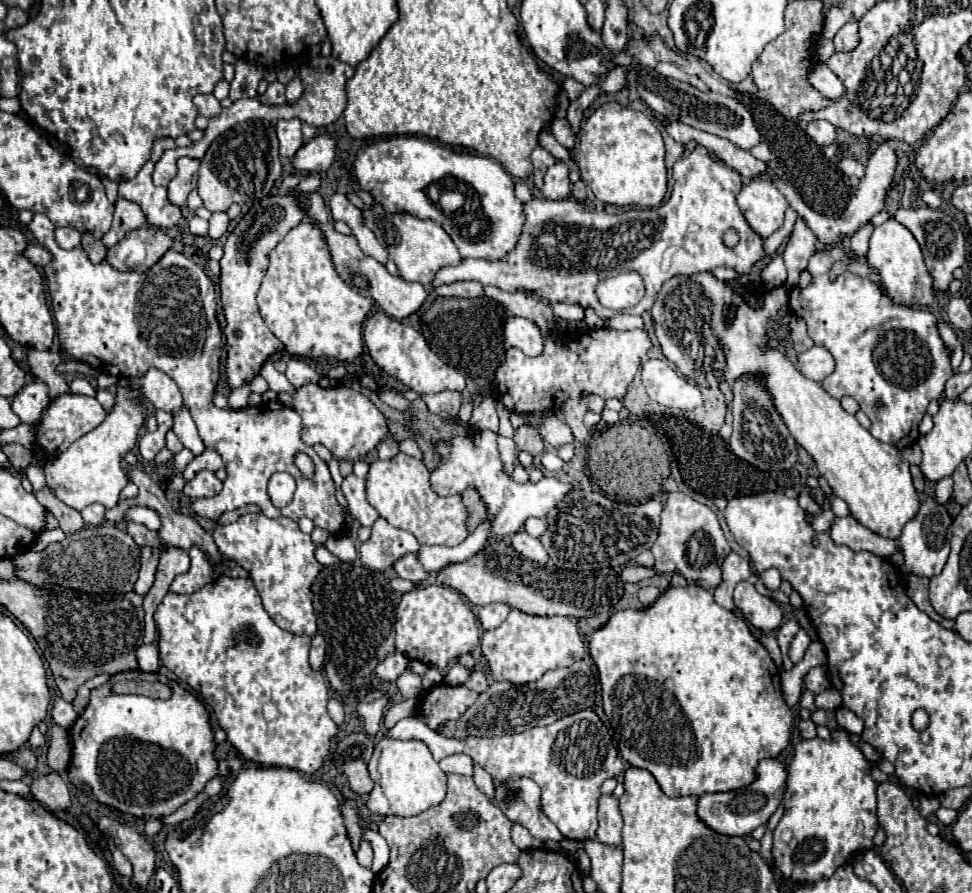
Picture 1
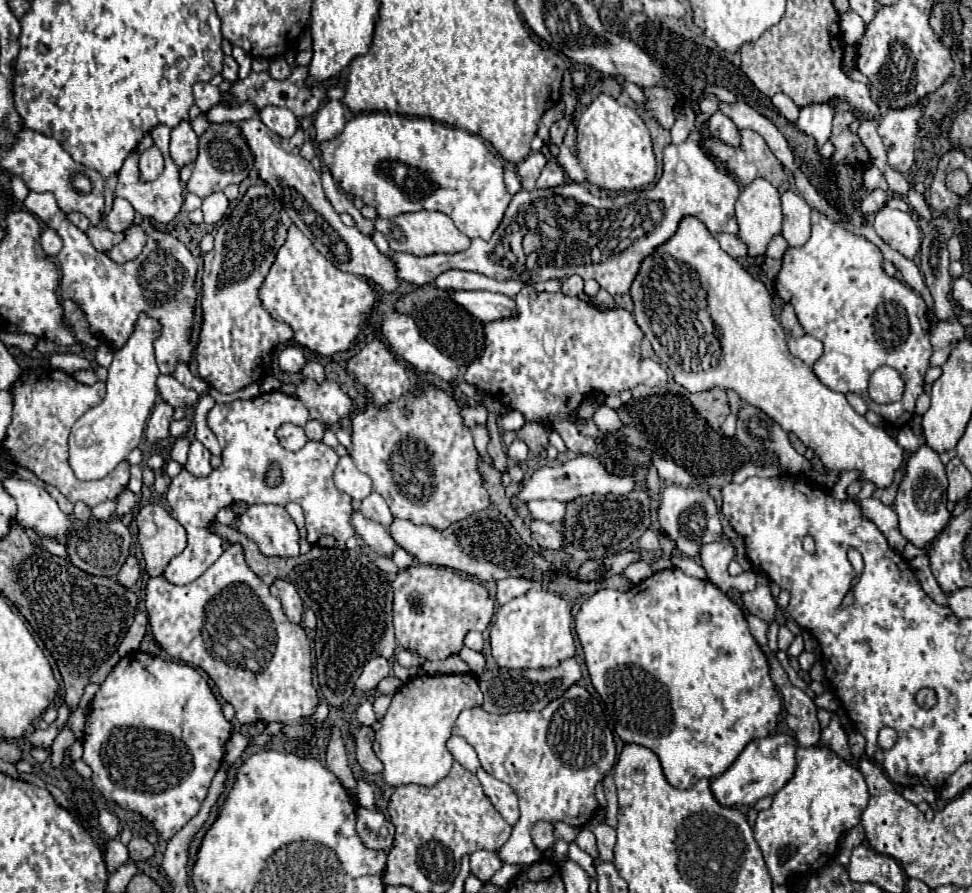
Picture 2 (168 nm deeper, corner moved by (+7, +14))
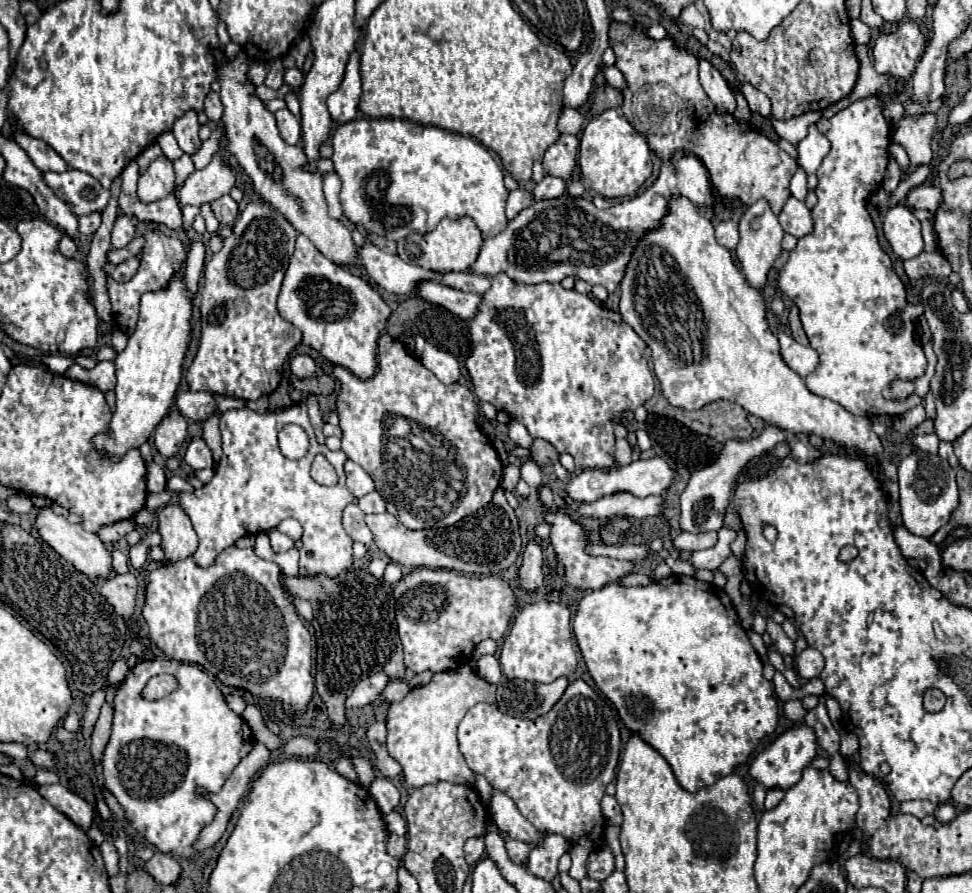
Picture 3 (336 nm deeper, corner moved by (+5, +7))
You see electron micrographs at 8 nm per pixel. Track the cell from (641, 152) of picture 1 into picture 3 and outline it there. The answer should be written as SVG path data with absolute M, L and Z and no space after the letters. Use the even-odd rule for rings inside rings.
M605 110L593 118L581 134L579 168L591 190L605 198L623 198L635 194L651 176L651 150L645 136L639 134L625 116L619 116L617 110Z

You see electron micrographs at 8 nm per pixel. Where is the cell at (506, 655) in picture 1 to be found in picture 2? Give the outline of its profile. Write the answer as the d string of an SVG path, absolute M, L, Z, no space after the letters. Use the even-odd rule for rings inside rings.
M533 587L529 593L511 599L495 613L495 623L489 627L493 657L499 667L507 669L551 669L575 655L571 627L573 615L569 603L551 591Z

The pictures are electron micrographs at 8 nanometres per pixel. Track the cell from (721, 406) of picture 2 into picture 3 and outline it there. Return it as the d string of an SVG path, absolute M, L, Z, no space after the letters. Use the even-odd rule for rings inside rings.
M657 388L657 394L651 400L647 400L643 406L647 412L667 414L679 420L681 424L685 424L687 428L691 428L693 432L707 434L715 438L717 442L749 440L753 434L753 428L747 420L747 412L727 400L717 400L715 404L707 404L701 410L689 412L689 410L671 406L667 398L661 394L661 390Z

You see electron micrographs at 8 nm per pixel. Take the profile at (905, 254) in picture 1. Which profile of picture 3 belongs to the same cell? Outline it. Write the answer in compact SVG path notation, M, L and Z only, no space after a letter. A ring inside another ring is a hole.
M897 204L887 210L883 218L883 232L889 246L901 260L915 258L923 252L921 222L907 206Z

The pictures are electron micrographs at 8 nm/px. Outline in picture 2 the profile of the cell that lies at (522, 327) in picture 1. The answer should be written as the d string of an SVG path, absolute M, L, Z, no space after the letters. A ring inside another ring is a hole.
M449 291L453 301L465 307L479 321L495 321L515 315L515 301L501 293L491 291Z

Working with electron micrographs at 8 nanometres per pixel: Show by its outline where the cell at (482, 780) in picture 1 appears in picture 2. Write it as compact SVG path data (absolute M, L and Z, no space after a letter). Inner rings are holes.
M479 769L477 777L485 789L485 795L491 799L493 807L503 815L503 819L509 825L515 825L519 819L519 807L517 807L517 793L503 781L497 781L487 771Z

